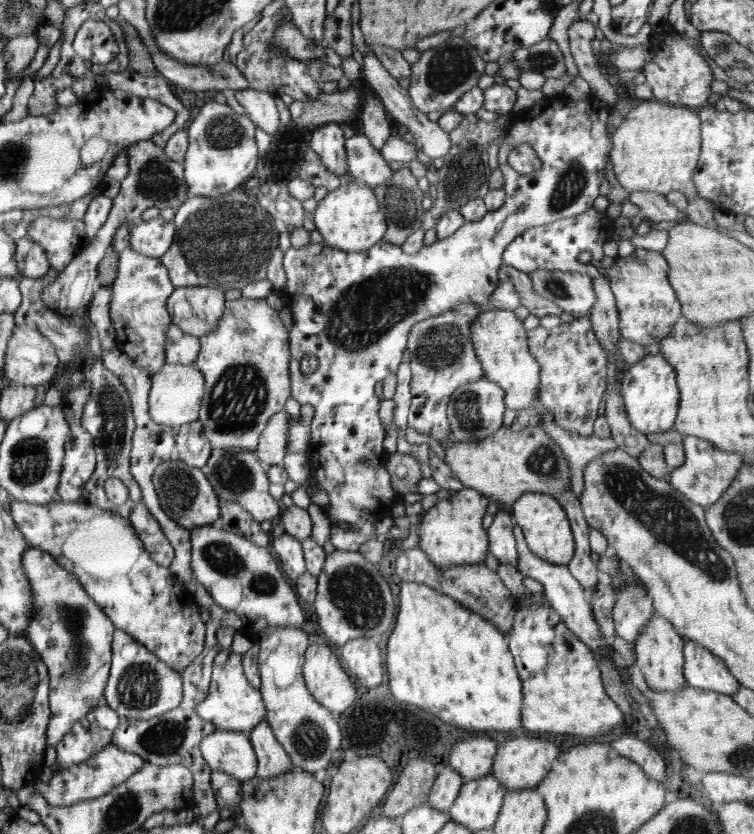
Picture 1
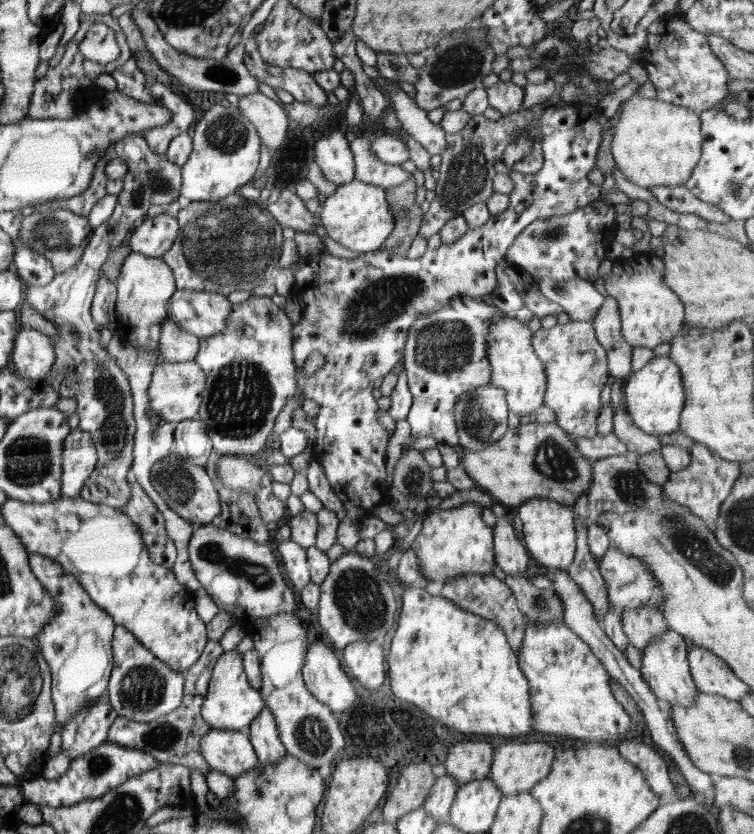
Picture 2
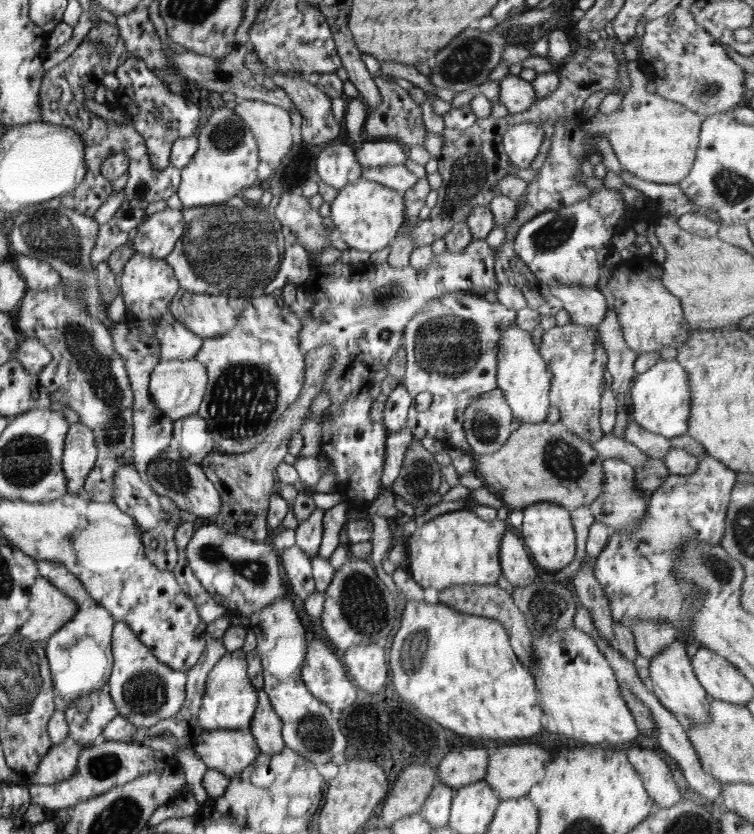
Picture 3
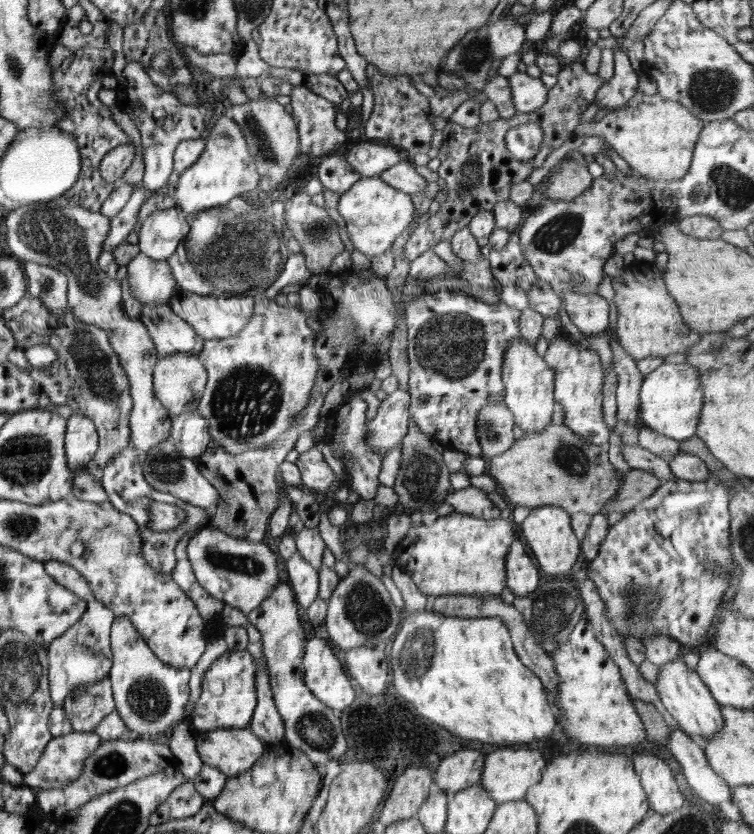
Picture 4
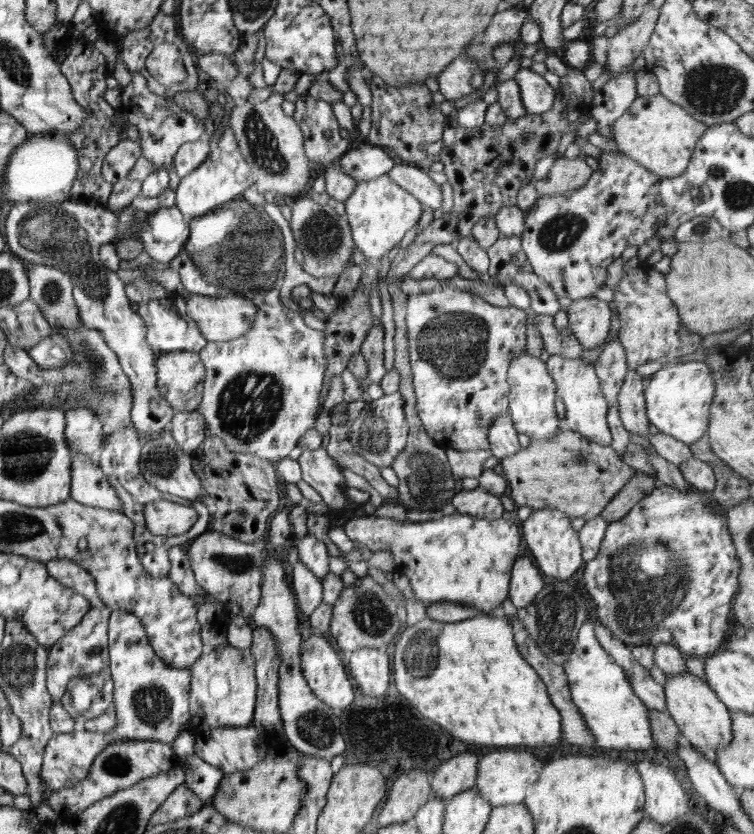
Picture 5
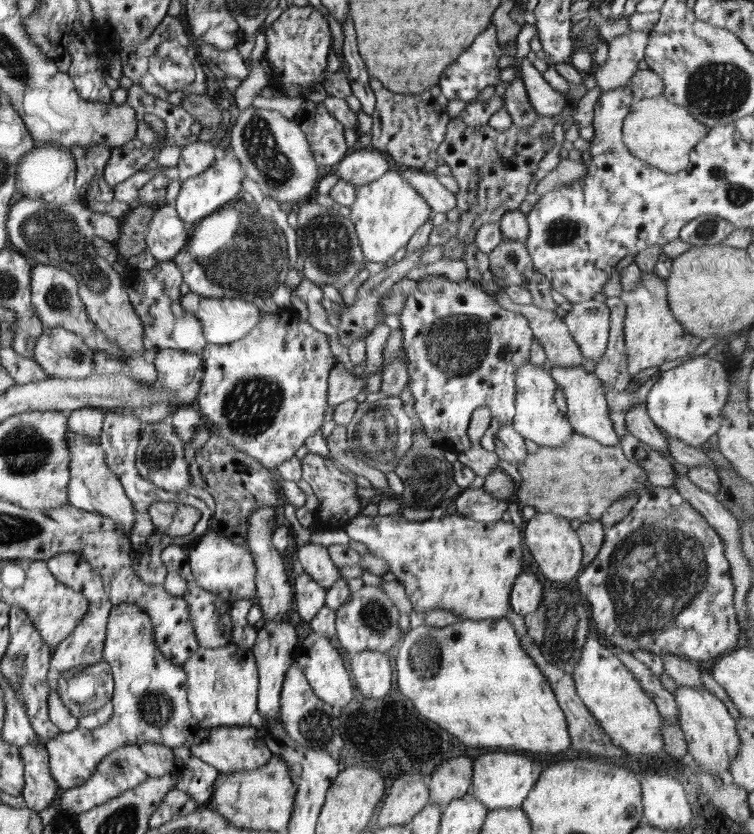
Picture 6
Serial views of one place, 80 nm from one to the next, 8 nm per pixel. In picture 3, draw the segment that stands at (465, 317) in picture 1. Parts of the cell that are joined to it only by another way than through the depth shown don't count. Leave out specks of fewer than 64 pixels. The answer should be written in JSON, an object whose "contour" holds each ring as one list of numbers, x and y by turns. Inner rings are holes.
{"contour":[[466,292,446,293,440,298,434,298,420,310,406,326,403,341,406,353,406,368,402,382,414,399,407,414,407,424,410,425,414,440,427,436,441,440,448,447,471,450,463,430,464,422,460,419,463,410,482,393,497,387,497,348,500,337,516,326,517,311,506,308,499,302,490,303,483,296],[420,392,430,392,432,402,427,410,420,412,416,408,415,398]]}

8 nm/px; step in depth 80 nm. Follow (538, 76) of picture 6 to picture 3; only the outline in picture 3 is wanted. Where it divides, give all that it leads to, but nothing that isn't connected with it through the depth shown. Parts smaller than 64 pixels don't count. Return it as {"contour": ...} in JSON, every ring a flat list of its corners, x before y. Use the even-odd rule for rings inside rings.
{"contour":[[508,76,500,82,500,102,510,114,526,112,532,103,538,102,532,82,520,76]]}

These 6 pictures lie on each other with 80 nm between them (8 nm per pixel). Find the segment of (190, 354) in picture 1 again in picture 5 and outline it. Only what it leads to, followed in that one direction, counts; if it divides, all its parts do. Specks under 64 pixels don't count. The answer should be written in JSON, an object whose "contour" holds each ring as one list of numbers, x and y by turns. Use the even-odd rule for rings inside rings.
{"contour":[[148,275,139,276,126,286,129,300,138,304,138,314,141,315,147,328,146,340,155,356,172,351,198,353,206,345,207,340,198,329,198,324,192,318,182,316,176,308,174,292,166,291,162,285,152,283],[146,278,146,280,145,280]]}

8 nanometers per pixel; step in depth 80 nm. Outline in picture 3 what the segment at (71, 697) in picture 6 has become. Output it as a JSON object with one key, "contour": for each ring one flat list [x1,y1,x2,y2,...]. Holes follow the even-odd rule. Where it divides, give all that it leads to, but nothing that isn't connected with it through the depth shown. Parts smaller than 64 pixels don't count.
{"contour":[[108,685,92,694,80,697,65,710,68,736,81,746,91,747,101,740,106,724,116,715,115,704]]}

